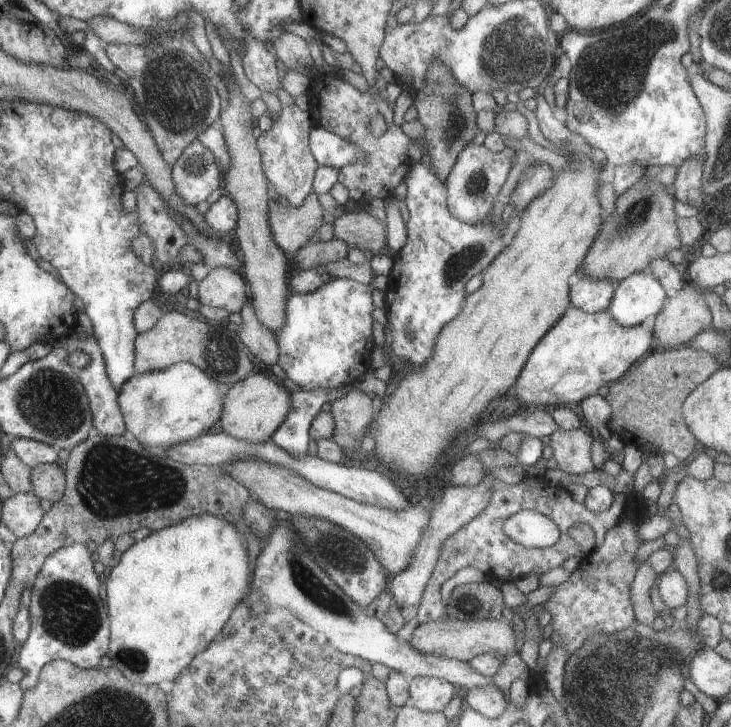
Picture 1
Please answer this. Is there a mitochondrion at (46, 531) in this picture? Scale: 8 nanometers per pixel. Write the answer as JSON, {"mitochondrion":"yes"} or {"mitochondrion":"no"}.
{"mitochondrion":"no"}

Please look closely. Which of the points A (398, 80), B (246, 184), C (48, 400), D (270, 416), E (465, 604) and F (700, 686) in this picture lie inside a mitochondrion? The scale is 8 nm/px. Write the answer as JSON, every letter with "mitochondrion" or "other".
{"A":"other","B":"other","C":"mitochondrion","D":"other","E":"mitochondrion","F":"other"}

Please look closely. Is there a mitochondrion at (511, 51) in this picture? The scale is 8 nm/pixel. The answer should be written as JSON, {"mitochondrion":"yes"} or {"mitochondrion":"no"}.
{"mitochondrion":"yes"}

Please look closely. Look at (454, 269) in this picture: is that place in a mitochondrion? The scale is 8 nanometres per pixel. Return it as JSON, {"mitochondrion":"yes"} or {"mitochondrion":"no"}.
{"mitochondrion":"yes"}

